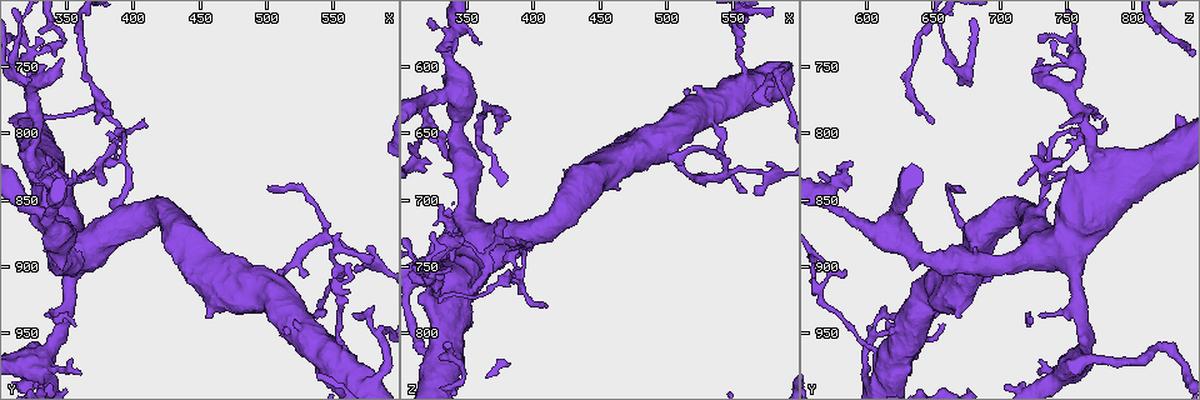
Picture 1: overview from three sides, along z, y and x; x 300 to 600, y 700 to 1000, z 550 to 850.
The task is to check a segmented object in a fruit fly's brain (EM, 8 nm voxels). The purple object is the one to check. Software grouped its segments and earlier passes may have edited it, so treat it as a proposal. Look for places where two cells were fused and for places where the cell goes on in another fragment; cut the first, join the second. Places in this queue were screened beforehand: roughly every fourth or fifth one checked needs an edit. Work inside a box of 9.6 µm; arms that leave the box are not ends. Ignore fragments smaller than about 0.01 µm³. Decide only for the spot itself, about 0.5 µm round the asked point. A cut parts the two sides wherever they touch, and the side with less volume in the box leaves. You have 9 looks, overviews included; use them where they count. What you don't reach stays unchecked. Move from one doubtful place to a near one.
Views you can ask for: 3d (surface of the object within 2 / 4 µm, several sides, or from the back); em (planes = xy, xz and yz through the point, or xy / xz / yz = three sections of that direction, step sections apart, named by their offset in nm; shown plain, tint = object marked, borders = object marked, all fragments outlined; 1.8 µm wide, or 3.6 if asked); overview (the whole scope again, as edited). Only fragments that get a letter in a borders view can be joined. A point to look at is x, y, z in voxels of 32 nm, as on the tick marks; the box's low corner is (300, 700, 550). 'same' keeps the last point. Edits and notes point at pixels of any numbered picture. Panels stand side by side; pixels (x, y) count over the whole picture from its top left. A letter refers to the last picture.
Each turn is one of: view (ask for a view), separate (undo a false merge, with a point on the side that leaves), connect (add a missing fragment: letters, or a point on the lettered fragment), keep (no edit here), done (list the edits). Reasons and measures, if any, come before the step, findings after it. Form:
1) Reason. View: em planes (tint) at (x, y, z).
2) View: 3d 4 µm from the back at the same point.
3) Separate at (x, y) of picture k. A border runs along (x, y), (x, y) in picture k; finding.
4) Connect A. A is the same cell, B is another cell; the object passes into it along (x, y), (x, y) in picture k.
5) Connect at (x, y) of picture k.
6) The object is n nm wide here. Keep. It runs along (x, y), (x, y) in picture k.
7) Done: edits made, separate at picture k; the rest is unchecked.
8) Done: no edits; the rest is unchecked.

Abrupt turn. View: em 3.6 µm yz step 4 (borders) at (558, 970, 610).

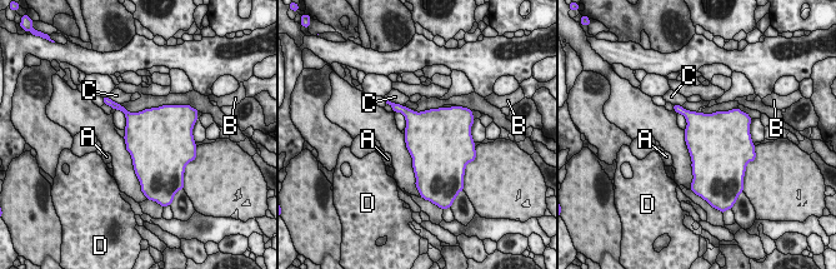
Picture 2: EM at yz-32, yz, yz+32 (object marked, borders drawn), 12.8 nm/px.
Keep. A, B, C and D are other cells; a border runs along (389, 100), (403, 106) in picture 2; one cell here.

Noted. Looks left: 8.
An open end. View: 3d 4 µm at (372, 792, 650).

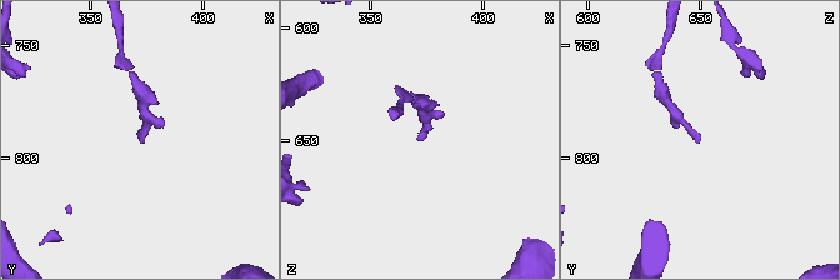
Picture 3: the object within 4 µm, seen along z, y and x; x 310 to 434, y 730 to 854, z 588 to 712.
Shape alone is not enough. View: em planes (borders) at (374, 794, 650).

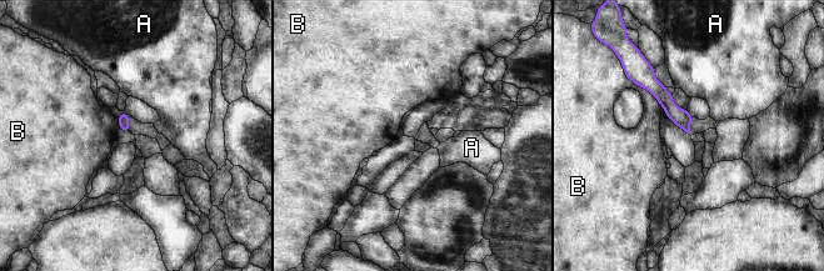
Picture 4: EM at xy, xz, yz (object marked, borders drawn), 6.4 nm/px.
Keep. A and B are other cells; no lettered fragment goes on from it.

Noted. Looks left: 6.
Tapers out. View: 3d 4 µm at (410, 794, 778).

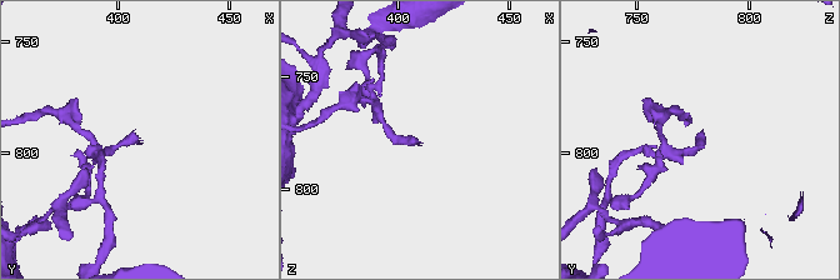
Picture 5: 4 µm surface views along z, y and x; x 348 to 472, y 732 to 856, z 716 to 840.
Now the EM. View: em planes (borders) at (411, 795, 780).

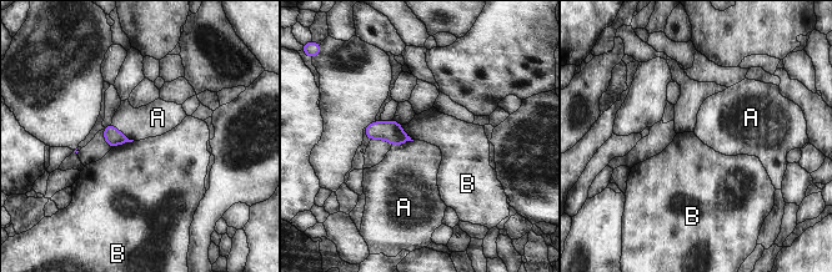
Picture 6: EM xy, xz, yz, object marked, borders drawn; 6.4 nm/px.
The object is 100 nm wide here. Connect A. A is the same cell, B is another cell; the object passes into it along (113, 136), (121, 132), (155, 119) in picture 6; the cell continues.

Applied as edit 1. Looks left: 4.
Three-way junction. View: em planes (borders) at (320, 750, 744).

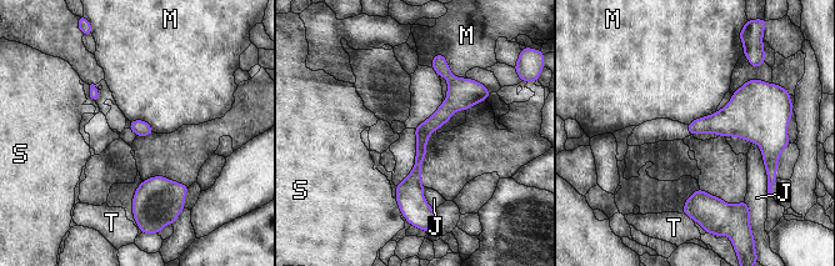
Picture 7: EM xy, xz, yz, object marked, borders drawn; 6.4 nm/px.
Keep. J, M, S and T are other cells; a border runs along (431, 58), (440, 53), (466, 79) in picture 7; none of them fits.

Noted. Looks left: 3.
Done: edits made, connect at picture 6; the rest is unchecked.

